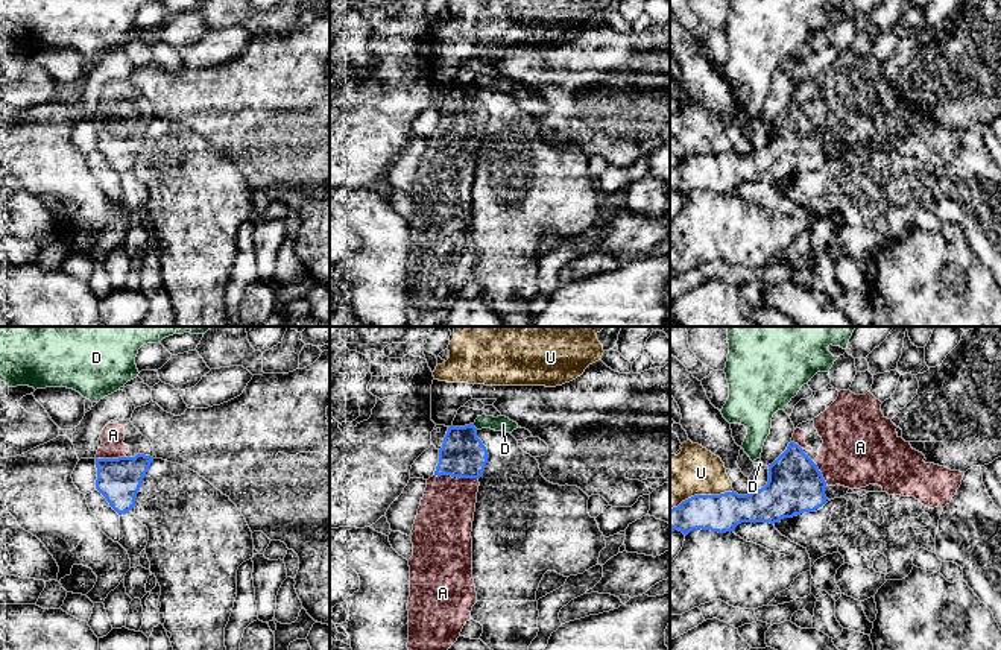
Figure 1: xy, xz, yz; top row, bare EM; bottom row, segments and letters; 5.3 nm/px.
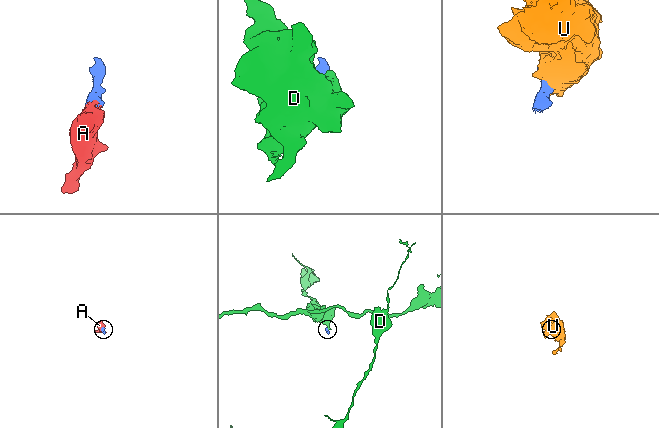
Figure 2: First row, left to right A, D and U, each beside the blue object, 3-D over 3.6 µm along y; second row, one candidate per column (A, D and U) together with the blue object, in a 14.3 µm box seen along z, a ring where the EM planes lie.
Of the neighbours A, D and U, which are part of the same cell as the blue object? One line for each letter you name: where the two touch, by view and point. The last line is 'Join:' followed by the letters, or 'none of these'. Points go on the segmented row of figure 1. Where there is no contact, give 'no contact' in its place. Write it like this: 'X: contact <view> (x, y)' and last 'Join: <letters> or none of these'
A: contact xz (456, 476)
Join: A

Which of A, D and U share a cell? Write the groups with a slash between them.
A / D / U

